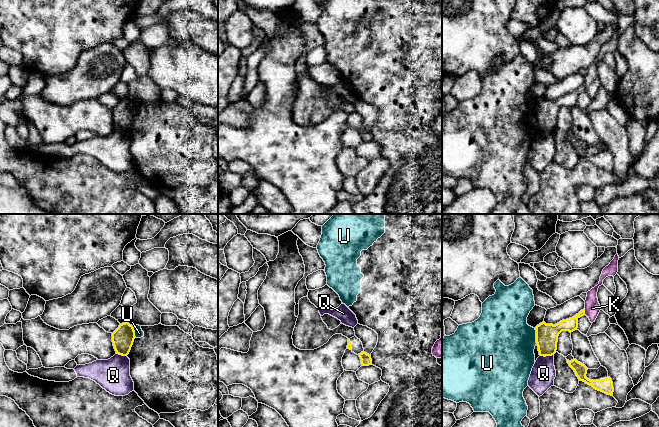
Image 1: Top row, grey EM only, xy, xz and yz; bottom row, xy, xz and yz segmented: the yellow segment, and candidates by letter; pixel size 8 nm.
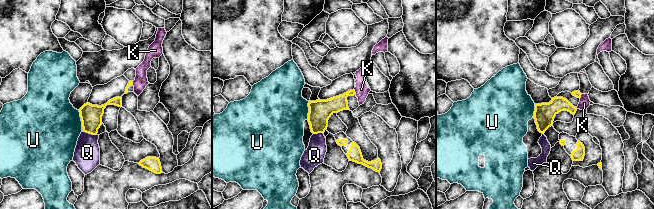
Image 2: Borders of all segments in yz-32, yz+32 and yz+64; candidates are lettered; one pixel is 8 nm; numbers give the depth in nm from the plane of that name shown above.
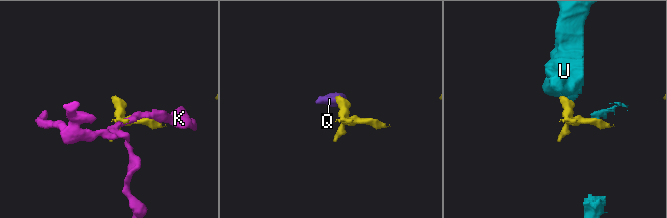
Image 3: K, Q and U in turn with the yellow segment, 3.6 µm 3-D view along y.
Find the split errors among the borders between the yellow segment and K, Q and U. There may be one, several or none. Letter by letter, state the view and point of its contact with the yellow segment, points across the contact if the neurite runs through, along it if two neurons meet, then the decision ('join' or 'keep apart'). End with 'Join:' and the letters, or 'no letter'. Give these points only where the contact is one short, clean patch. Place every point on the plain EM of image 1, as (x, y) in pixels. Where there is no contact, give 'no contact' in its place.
K: meets yellow in yz at (584, 87); keep apart
Q: meets yellow in yz at (546, 131); border along yz (553, 130), (540, 132); keep apart
U: meets yellow in yz at (536, 112); border along yz (534, 104), (537, 119); keep apart
Join: no letter

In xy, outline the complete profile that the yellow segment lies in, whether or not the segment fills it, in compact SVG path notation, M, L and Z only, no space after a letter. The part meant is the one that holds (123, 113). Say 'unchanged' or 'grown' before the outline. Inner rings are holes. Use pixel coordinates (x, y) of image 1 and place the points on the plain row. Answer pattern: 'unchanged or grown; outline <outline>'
unchanged; outline M128 98L122 99L112 109L112 118L116 130L127 132L135 115L135 107Z

